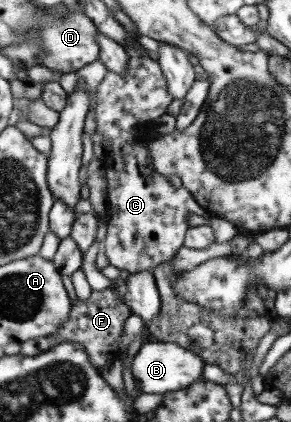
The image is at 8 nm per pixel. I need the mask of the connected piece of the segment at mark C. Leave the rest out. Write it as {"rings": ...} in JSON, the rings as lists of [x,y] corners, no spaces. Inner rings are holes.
{"rings":[[[129,33],[129,41],[124,46],[126,57],[129,58],[126,73],[114,73],[108,69],[106,77],[94,89],[96,93],[96,125],[97,130],[112,144],[112,151],[107,159],[102,159],[107,179],[108,219],[107,234],[102,242],[101,254],[105,256],[106,264],[125,269],[130,274],[138,272],[153,272],[158,265],[172,260],[177,251],[183,247],[188,225],[188,215],[200,215],[210,219],[211,215],[182,185],[174,187],[172,180],[156,173],[152,167],[152,158],[147,150],[147,143],[156,136],[154,127],[157,119],[168,114],[168,105],[173,97],[161,70],[159,62],[148,57],[147,51],[140,50],[138,36]]]}

